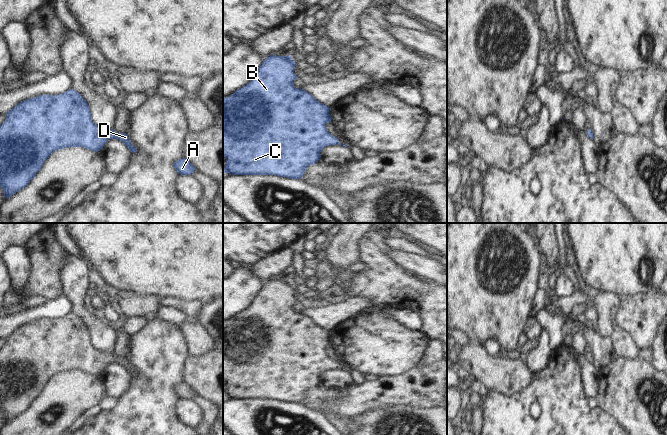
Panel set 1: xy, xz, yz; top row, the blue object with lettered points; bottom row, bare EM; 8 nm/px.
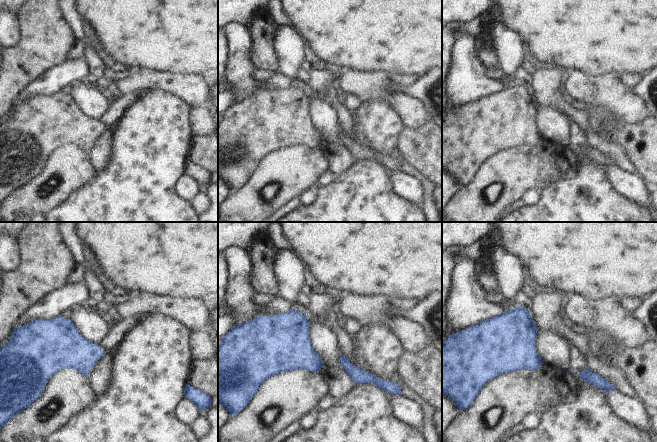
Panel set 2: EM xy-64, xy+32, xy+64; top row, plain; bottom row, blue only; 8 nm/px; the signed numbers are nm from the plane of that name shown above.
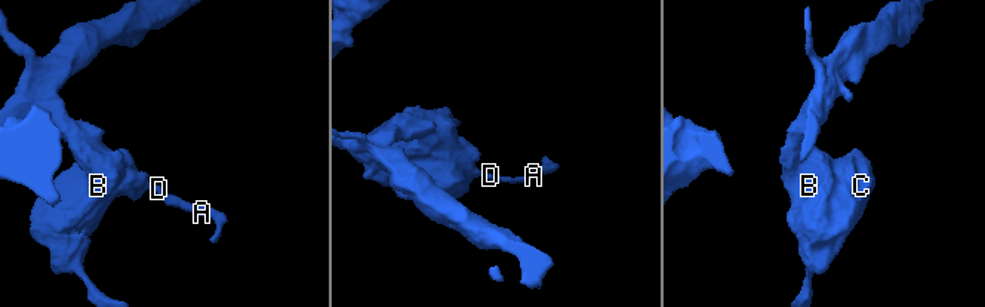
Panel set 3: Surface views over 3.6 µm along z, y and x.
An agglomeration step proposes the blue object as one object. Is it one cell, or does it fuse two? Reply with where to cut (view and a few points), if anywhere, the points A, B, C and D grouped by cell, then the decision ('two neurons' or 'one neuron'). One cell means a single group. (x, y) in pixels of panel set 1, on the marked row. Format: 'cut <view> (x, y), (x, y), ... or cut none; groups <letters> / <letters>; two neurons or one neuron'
cut none; groups A B C D; one neuron

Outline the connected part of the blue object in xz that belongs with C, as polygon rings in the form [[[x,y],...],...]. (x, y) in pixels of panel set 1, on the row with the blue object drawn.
[[[270,55],[249,83],[223,98],[224,173],[301,179],[307,167],[318,162],[324,147],[342,145],[325,128],[331,122],[329,107],[293,86],[294,67],[290,55]]]

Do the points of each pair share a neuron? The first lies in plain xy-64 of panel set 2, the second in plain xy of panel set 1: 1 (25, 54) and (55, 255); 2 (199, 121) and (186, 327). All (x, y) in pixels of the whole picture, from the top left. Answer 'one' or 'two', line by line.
1: one
2: one

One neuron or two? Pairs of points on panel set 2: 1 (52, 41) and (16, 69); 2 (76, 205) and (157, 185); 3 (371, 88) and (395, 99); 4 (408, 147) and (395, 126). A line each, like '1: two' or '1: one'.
1: one
2: one
3: one
4: two

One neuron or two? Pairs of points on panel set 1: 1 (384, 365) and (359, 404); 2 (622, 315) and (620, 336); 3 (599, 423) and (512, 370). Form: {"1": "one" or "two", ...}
{"1": "two", "2": "two", "3": "two"}

